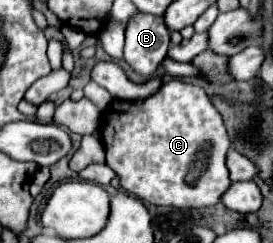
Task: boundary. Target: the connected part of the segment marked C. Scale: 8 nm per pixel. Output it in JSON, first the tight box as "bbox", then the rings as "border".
{"bbox":[100,78,232,208],"border":[[[174,78],[144,100],[114,98],[102,112],[100,134],[106,150],[106,164],[118,174],[120,186],[144,202],[176,208],[206,208],[216,204],[232,184],[226,168],[226,152],[230,148],[226,126],[206,90],[196,84]]]}

